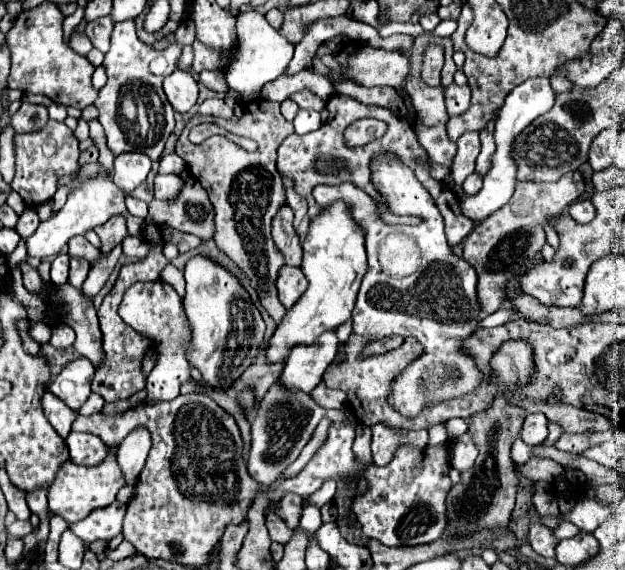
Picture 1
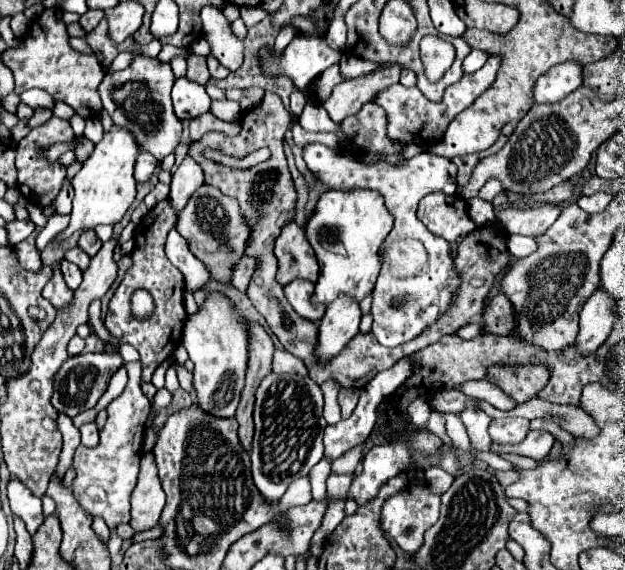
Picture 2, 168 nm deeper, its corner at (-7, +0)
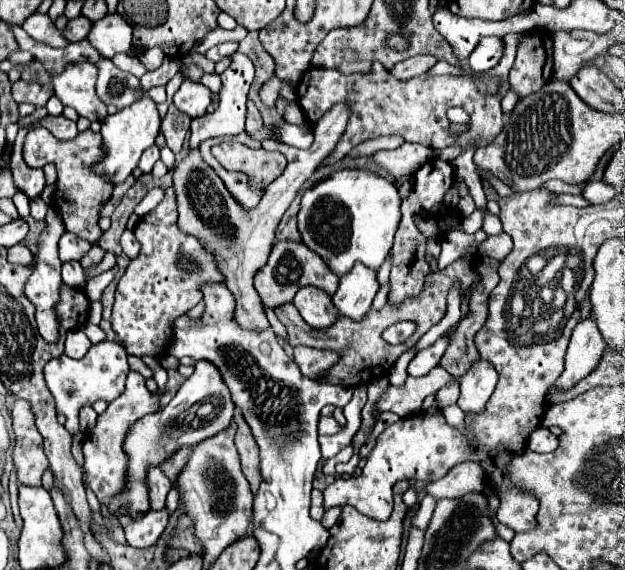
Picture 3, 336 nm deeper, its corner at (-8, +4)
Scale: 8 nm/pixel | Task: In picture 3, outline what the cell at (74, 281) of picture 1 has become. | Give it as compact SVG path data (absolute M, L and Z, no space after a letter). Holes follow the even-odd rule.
M64 233L62 239L60 239L60 259L62 261L80 261L88 251L90 251L90 243L78 239L76 235L70 235L70 233Z

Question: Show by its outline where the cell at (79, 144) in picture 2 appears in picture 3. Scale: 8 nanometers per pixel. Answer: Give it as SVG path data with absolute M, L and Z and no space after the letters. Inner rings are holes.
M34 127L30 129L24 141L24 161L28 163L28 167L44 167L46 163L54 163L58 169L58 191L54 195L52 205L60 211L66 231L78 235L80 239L92 245L104 235L102 229L98 227L98 209L112 195L110 183L106 183L106 179L102 177L92 175L90 171L94 159L102 155L98 147L100 147L100 135L90 129L78 133L72 141L58 141L54 139L54 135L50 135L50 131Z

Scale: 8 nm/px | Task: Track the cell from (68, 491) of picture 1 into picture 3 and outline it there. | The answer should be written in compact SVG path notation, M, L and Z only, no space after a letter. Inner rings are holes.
M136 371L128 373L126 389L120 397L108 403L108 409L98 417L96 427L86 435L84 441L84 483L96 493L102 505L110 505L112 499L122 495L128 485L128 453L124 451L124 439L128 429L144 415L158 411L158 399L144 385L144 377Z

